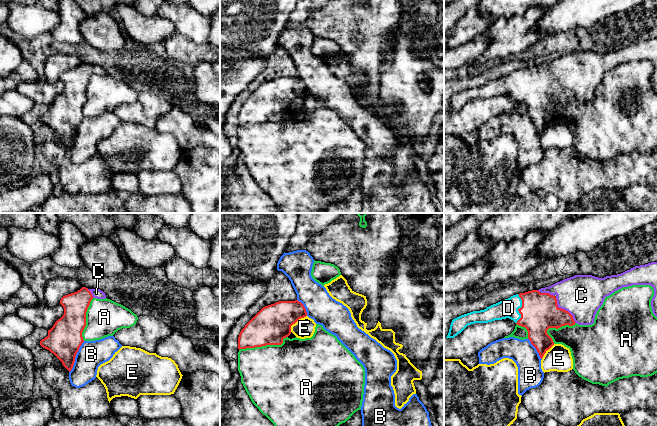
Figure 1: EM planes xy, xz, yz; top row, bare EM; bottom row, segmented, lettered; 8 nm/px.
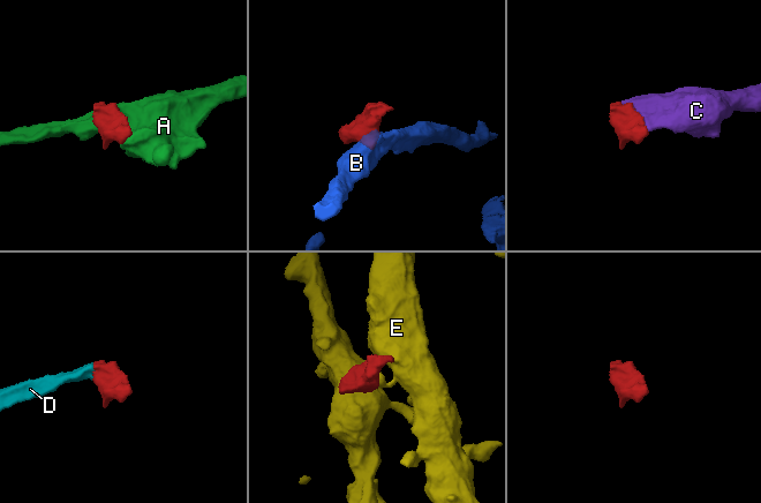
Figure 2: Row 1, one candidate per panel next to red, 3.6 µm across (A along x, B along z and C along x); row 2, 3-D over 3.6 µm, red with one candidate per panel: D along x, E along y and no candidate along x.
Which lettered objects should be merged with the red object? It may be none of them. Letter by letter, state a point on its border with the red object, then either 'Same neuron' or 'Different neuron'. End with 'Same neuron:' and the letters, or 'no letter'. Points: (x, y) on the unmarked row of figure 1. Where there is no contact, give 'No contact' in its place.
A: Touches red at xz (264, 121). Different neuron
B: Touches red at xy (75, 132). Different neuron
C: Touches red at yz (563, 85). Same neuron
D: Touches red at yz (518, 85). Same neuron
E: Touches red at xz (296, 97). Different neuron
Same neuron: C, D

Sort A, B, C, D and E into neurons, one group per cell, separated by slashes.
A / B / C D / E

